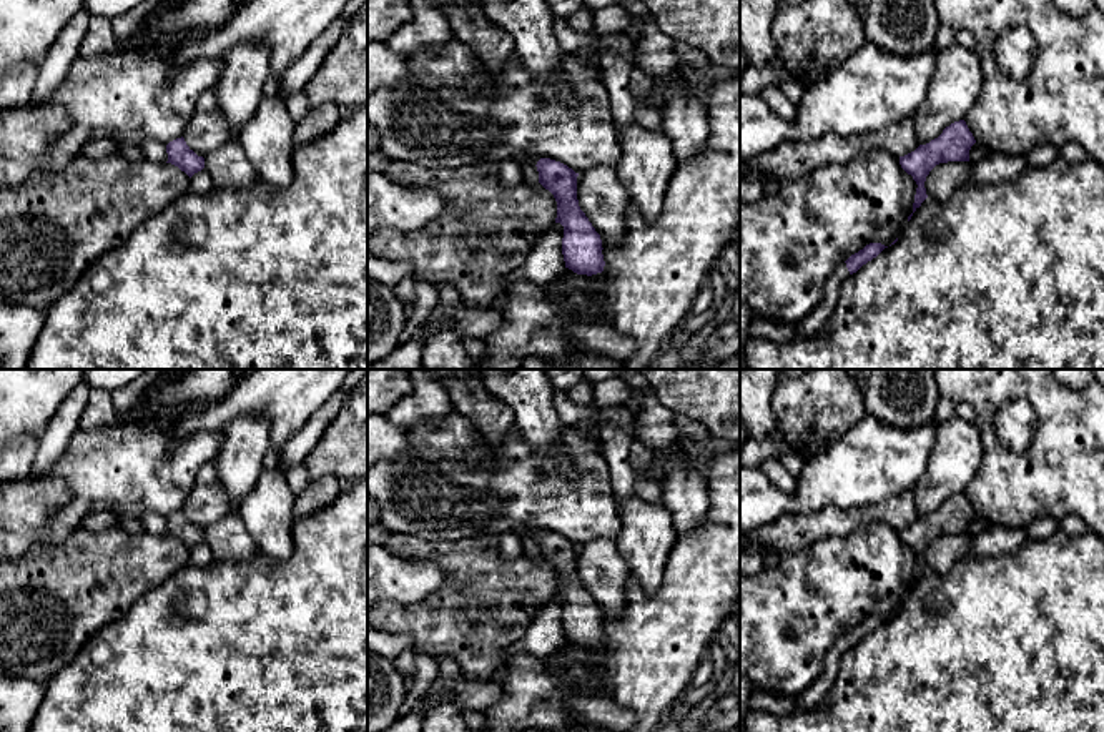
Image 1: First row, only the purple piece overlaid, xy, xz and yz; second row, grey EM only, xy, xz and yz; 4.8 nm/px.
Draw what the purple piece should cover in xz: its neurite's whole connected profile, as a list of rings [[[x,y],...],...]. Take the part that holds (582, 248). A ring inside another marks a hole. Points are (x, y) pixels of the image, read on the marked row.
[[[540,158],[537,161],[539,183],[549,190],[557,201],[555,223],[564,226],[562,255],[565,268],[577,274],[597,274],[604,271],[602,240],[577,200],[577,176],[567,165]]]

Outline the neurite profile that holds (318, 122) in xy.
[[[326,103],[318,108],[309,108],[304,118],[296,123],[293,141],[296,146],[303,146],[326,133],[329,133],[344,116],[344,111],[334,105]]]

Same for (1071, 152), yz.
[[[1069,141],[1059,146],[1059,156],[1069,163],[1081,163],[1089,160],[1087,151],[1076,141]]]

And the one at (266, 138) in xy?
[[[263,96],[254,115],[236,135],[258,180],[279,188],[293,181],[294,130],[286,103],[278,96]]]

